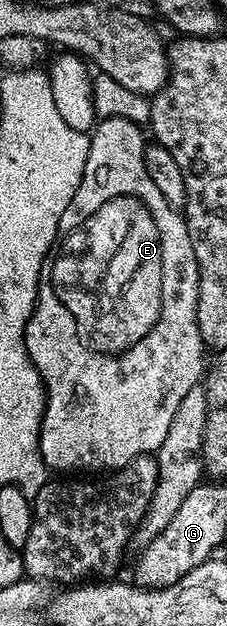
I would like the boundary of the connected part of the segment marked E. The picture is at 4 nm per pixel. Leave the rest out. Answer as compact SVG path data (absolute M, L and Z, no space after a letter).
M107 118L94 127L89 136L87 166L83 170L79 190L75 198L71 198L71 206L63 210L63 218L59 218L57 237L53 239L53 245L41 267L41 277L37 283L37 305L33 307L33 313L27 322L27 352L45 384L45 413L41 419L39 450L46 468L58 468L61 471L58 473L61 474L76 473L73 472L76 468L116 470L127 466L135 458L156 453L157 448L163 446L163 438L167 438L167 430L171 430L171 418L175 418L179 402L183 402L183 397L187 395L187 390L191 390L191 386L202 383L203 373L207 368L207 349L201 340L197 321L199 266L195 262L195 250L191 246L184 215L178 209L172 208L167 198L163 198L163 194L159 194L155 182L151 182L151 174L147 174L147 136L145 140L141 132L144 132L142 125L125 118Z

